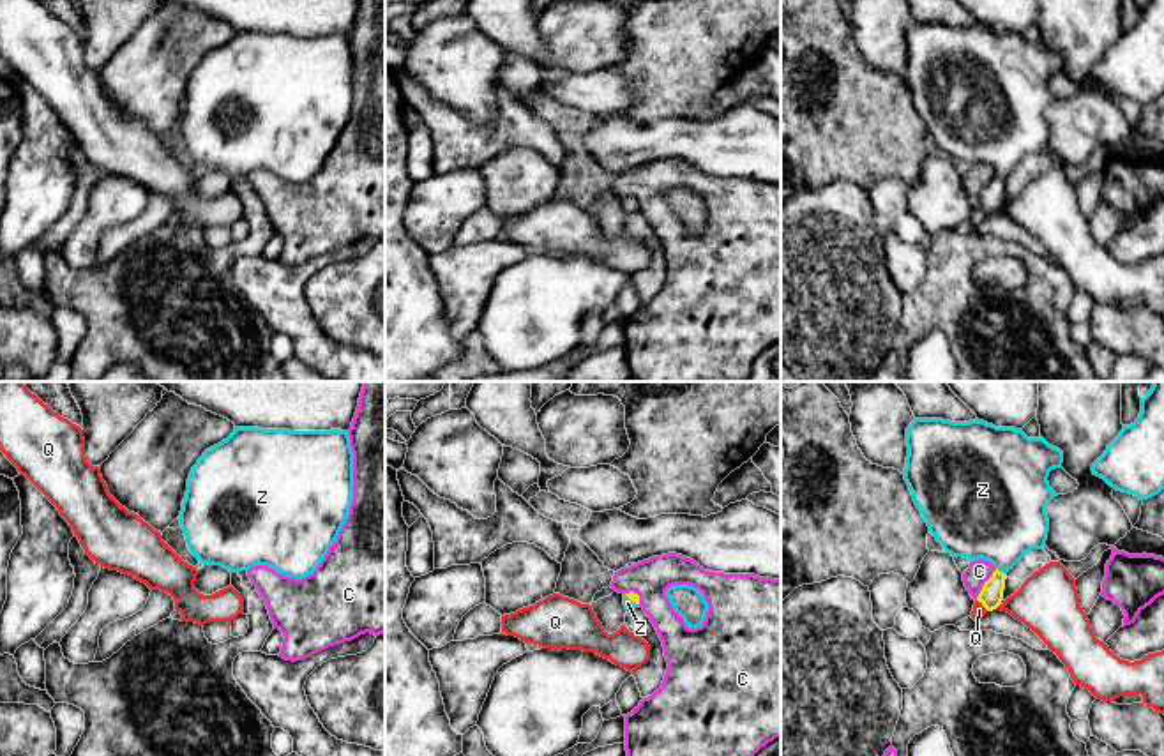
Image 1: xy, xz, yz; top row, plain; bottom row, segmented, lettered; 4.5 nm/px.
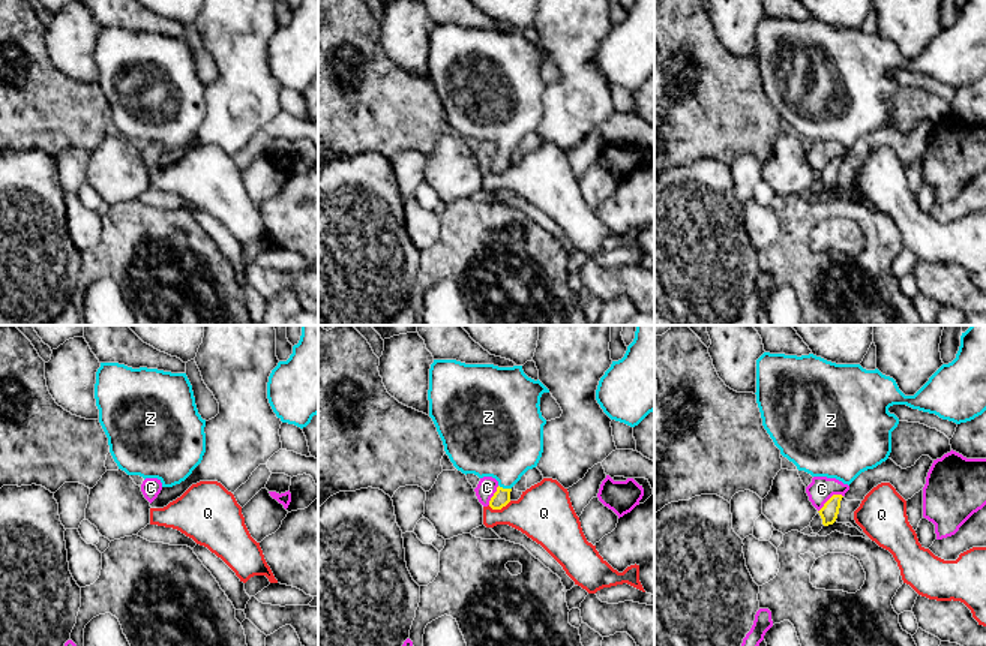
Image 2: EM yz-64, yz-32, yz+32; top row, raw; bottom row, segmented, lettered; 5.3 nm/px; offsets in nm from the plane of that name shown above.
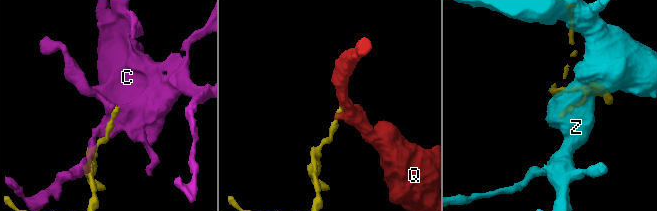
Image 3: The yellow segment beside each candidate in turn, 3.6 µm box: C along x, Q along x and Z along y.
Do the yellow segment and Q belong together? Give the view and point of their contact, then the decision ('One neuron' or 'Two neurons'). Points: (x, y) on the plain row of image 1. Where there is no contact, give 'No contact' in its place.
Touches yellow at yz (982, 209). Two neurons

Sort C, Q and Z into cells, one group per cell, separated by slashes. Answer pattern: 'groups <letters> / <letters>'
groups C / Q / Z

